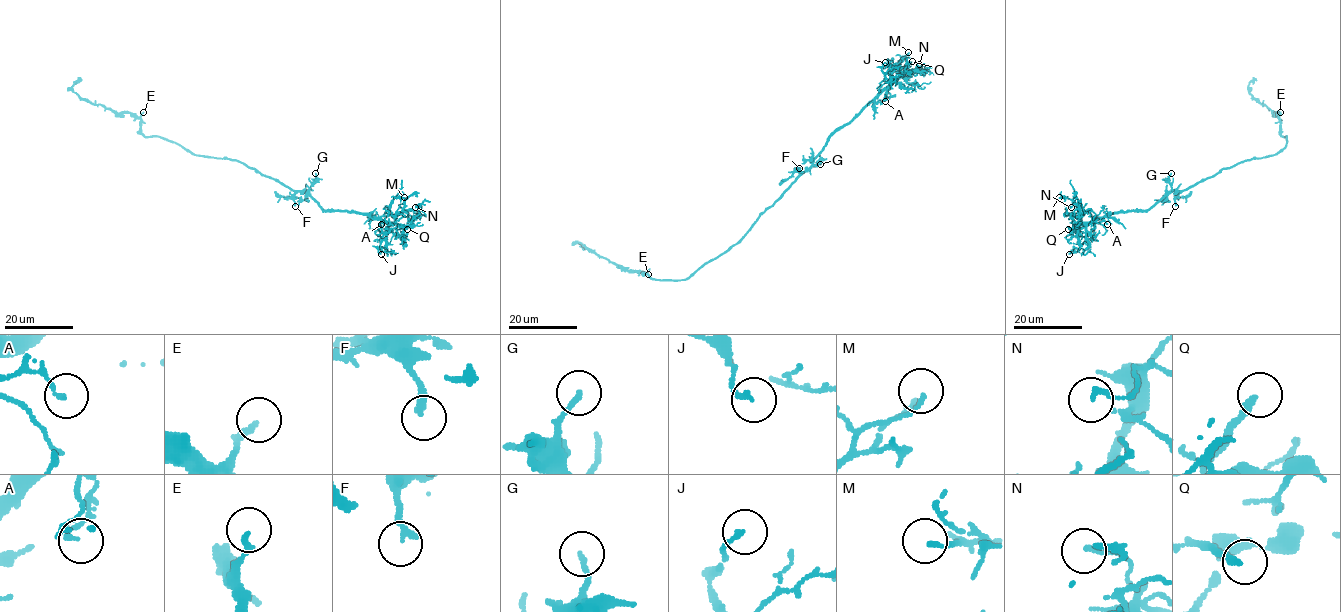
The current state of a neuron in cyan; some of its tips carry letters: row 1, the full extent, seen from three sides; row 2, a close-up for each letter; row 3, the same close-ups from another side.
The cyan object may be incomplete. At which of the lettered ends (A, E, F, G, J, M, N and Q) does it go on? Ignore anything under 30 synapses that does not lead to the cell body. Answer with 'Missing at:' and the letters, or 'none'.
Missing at: Q

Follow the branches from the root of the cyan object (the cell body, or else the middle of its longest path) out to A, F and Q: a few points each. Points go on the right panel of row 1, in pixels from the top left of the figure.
A: (1224, 168), (1183, 190), (1167, 192), (1146, 210), (1118, 211), (1094, 221), (1107, 224)
F: (1224, 168), (1182, 190), (1175, 199), (1175, 206)
Q: (1224, 168), (1183, 190), (1167, 192), (1146, 210), (1106, 213), (1068, 229)

